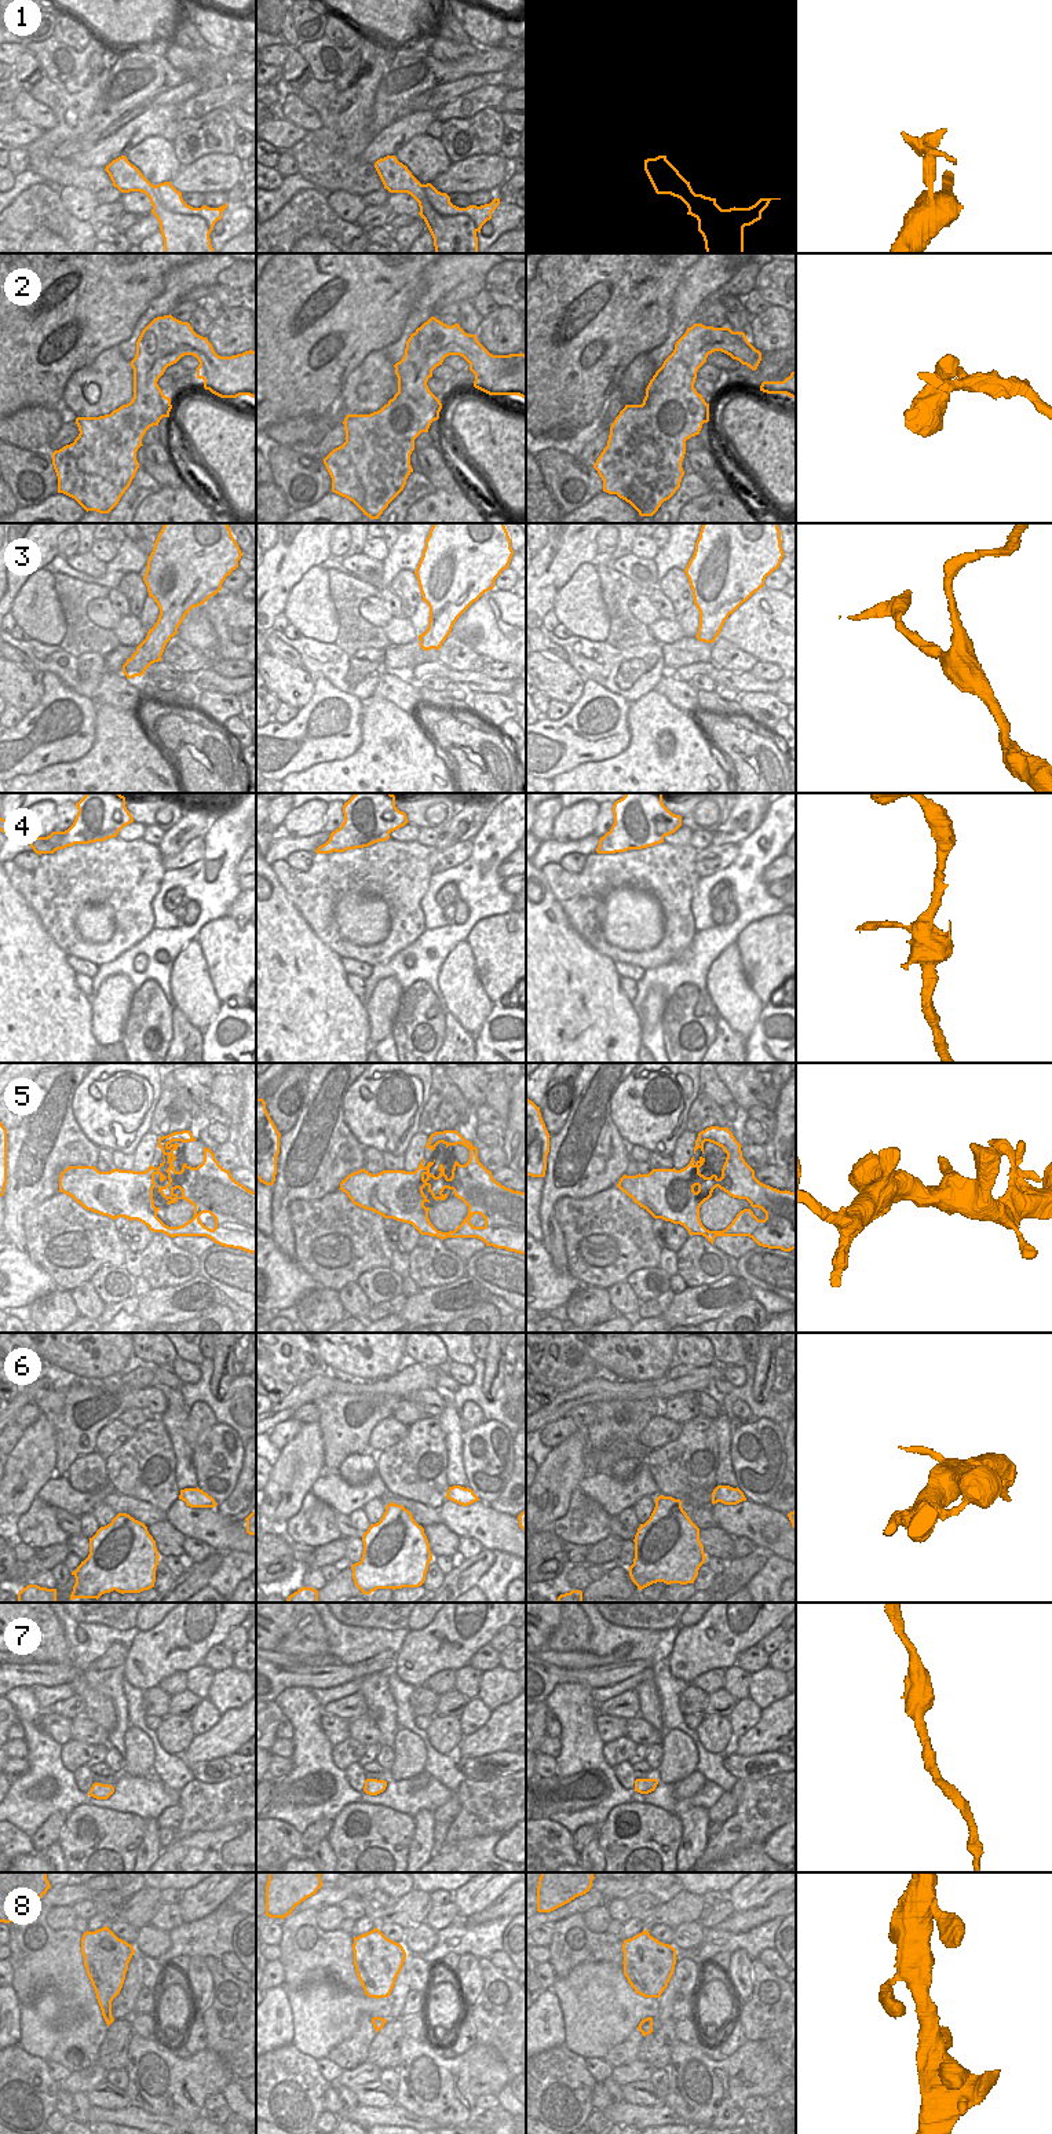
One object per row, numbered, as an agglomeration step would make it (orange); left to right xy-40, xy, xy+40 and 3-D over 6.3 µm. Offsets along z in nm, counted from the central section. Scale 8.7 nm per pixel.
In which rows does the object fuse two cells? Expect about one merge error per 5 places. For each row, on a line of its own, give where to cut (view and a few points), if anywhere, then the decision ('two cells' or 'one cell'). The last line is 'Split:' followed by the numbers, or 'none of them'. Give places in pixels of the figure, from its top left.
1: cut none; one cell
2: cut none; one cell
3: cut none; one cell
4: cut xy-40 (64, 832), (62, 847); two cells
5: cut none; one cell
6: cut none; one cell
7: cut none; one cell
8: cut none; one cell
Split: 4

